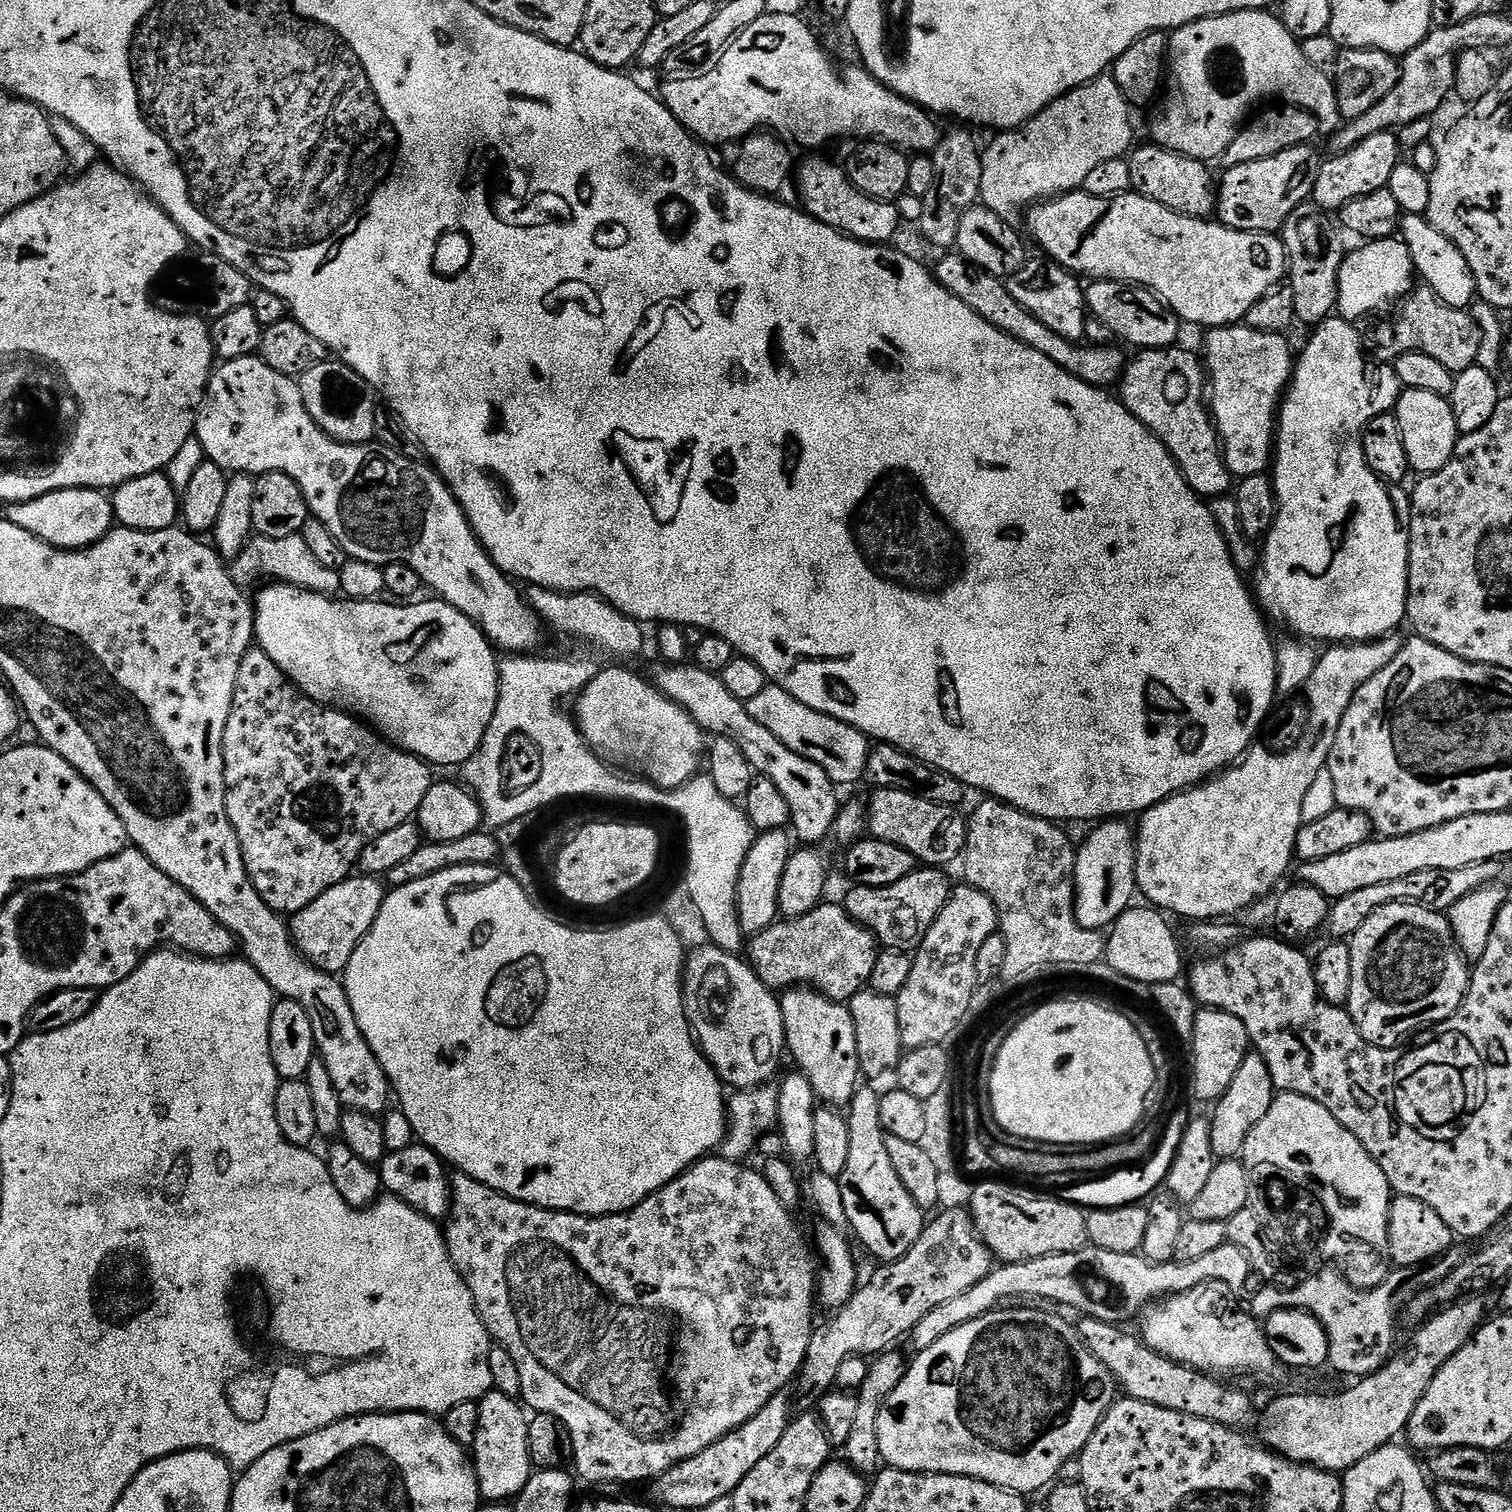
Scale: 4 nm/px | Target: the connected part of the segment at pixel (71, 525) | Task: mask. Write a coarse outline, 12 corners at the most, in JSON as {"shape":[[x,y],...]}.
{"shape":[[64,488],[6,519],[55,548],[88,548],[114,524],[103,491]]}

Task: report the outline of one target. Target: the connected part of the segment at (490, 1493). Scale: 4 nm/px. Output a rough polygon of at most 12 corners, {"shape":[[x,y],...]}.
{"shape":[[495,1390],[478,1403],[470,1455],[488,1502],[519,1496],[534,1471],[530,1416]]}

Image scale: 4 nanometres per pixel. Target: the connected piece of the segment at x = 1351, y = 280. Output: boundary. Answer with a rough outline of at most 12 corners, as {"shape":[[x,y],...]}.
{"shape":[[1403,239],[1345,255],[1338,312],[1360,320],[1413,291]]}

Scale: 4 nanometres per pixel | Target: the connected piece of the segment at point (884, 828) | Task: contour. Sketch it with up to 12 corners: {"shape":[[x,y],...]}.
{"shape":[[877,788],[871,839],[902,846],[924,866],[963,857],[959,807]]}

